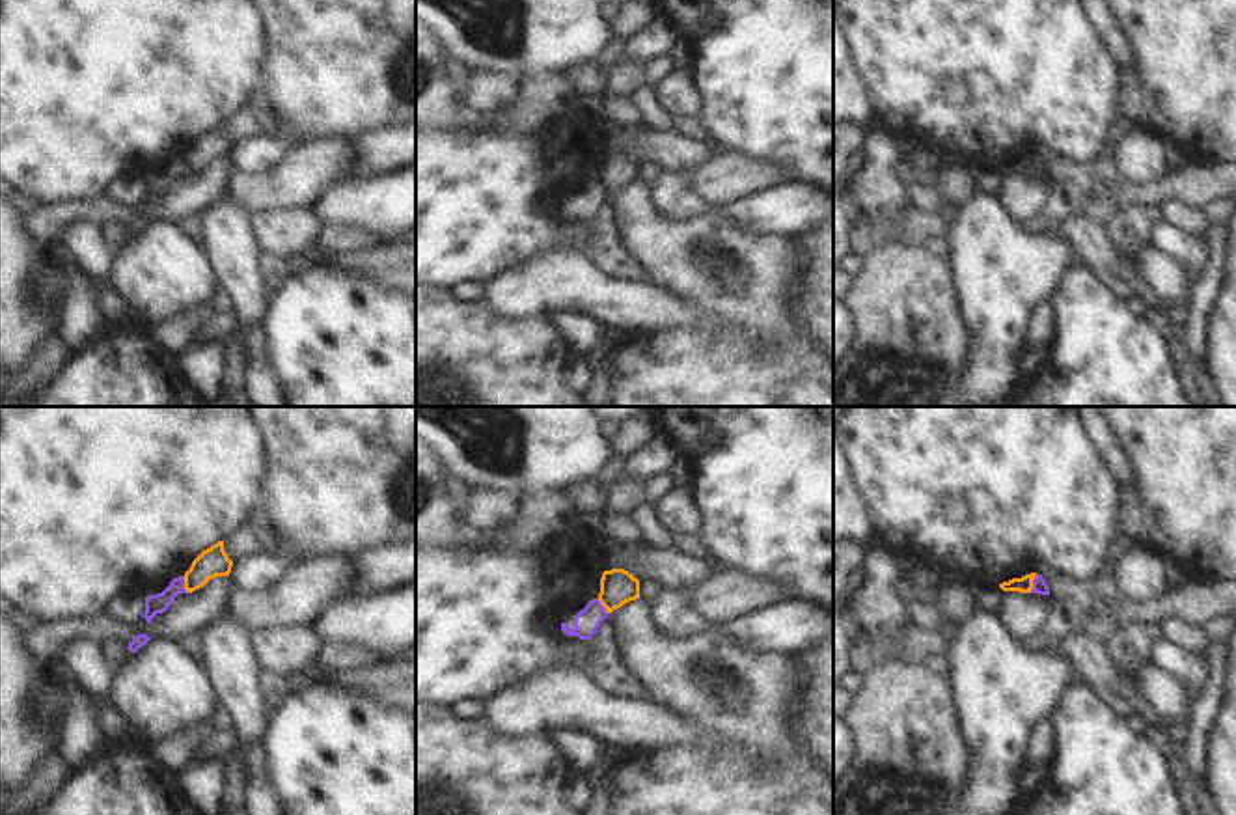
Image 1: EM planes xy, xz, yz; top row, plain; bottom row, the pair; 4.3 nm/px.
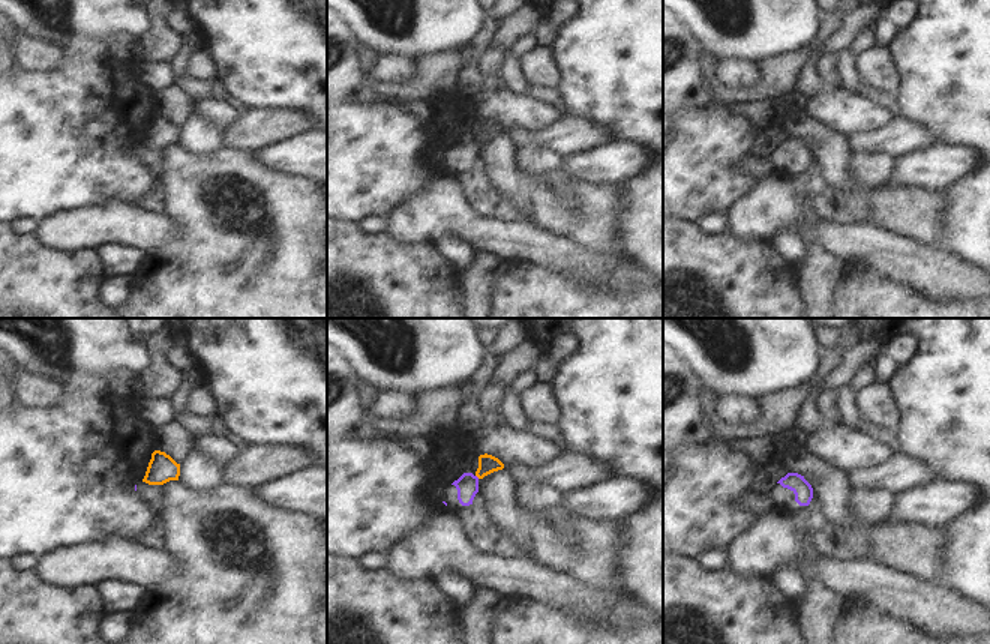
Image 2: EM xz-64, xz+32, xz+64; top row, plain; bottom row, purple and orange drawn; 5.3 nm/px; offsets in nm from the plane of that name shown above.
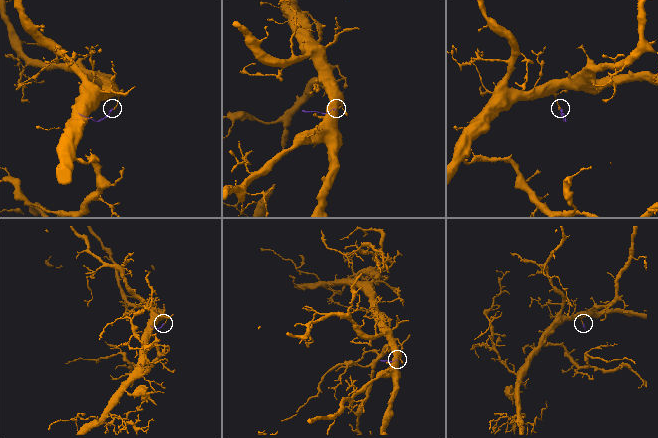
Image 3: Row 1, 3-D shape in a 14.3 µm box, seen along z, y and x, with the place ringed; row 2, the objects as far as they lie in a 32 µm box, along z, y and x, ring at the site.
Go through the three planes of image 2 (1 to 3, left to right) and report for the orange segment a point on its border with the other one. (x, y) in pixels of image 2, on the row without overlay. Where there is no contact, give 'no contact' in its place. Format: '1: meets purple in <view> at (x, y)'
1: no contact
2: no contact
3: no contact

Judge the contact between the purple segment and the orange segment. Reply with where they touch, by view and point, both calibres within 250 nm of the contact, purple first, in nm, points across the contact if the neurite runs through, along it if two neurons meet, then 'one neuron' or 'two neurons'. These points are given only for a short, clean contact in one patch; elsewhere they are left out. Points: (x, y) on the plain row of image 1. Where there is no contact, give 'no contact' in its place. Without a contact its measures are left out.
yz (1033, 166) | 60/70 nm | along yz (1037, 157), (1030, 174) | two neurons

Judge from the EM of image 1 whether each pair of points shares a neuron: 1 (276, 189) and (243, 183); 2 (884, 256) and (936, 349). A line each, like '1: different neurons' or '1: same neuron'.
1: same neuron
2: same neuron

